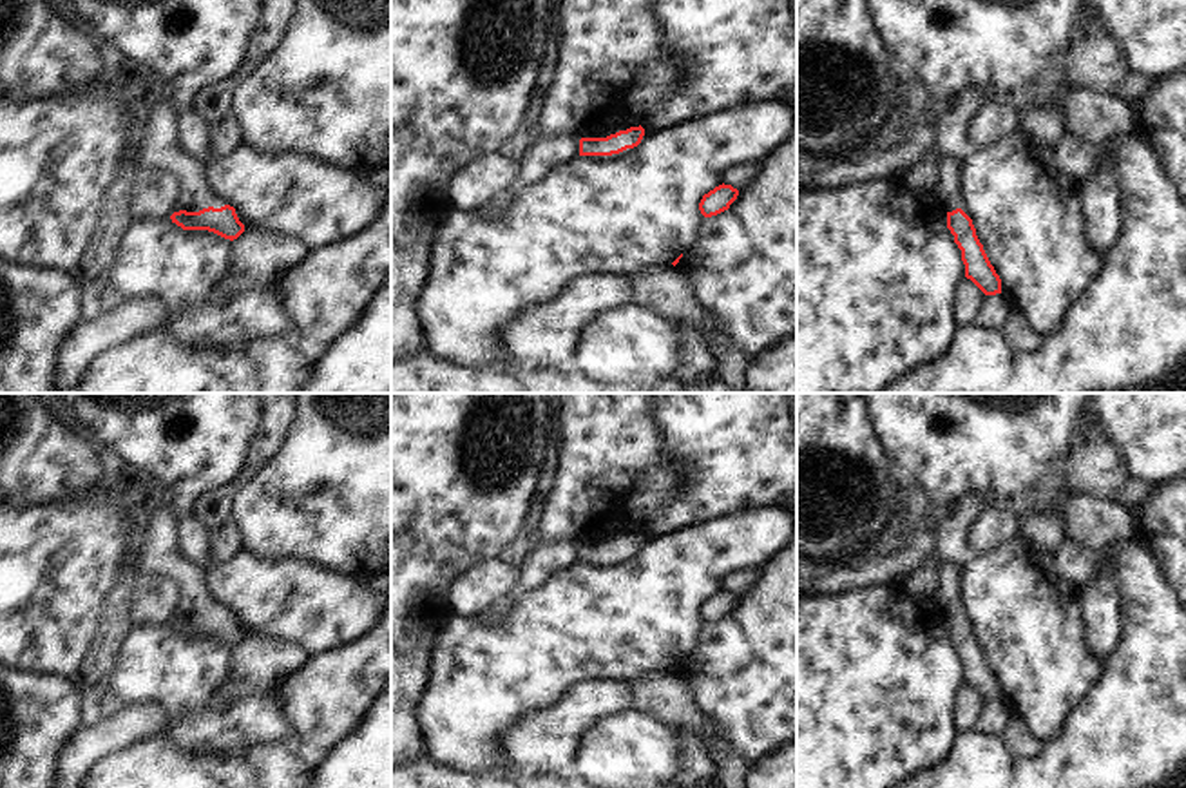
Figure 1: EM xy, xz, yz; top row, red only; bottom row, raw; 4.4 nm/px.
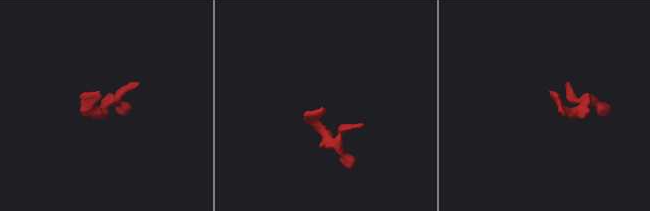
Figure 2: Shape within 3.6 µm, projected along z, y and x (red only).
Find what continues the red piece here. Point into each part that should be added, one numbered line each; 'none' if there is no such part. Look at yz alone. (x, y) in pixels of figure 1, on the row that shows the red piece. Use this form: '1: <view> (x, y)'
1: yz (949, 194)

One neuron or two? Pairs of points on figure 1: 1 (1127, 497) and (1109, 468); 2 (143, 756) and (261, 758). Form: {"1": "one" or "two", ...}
{"1": "two", "2": "one"}

